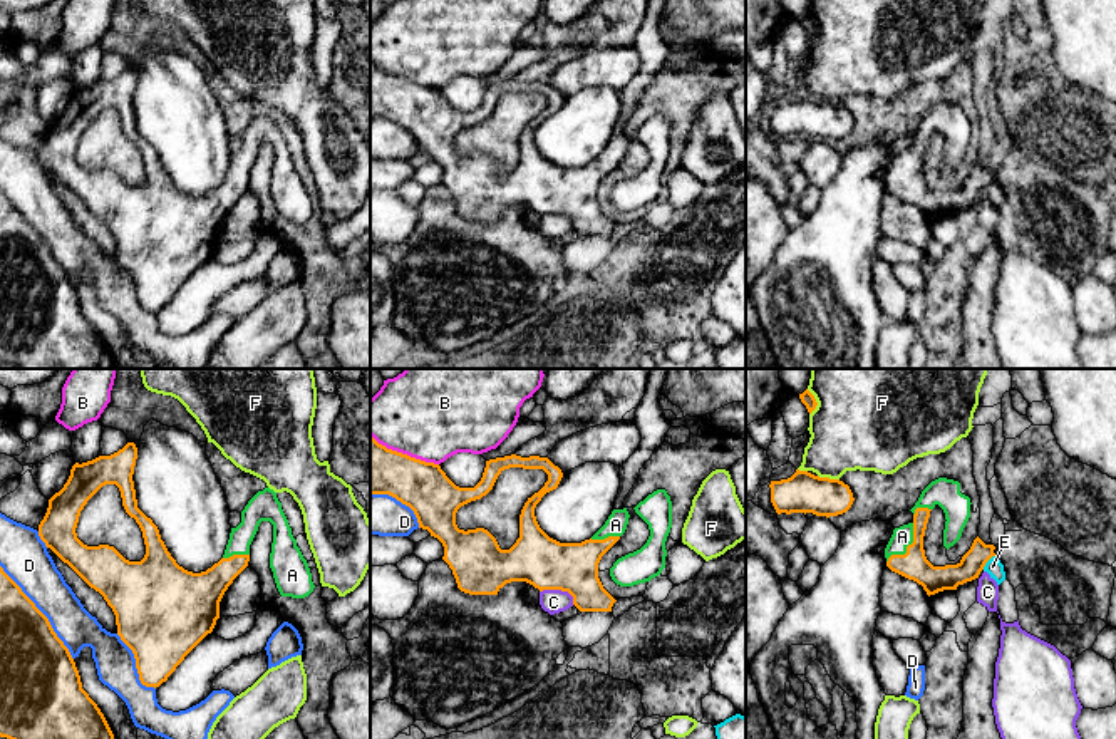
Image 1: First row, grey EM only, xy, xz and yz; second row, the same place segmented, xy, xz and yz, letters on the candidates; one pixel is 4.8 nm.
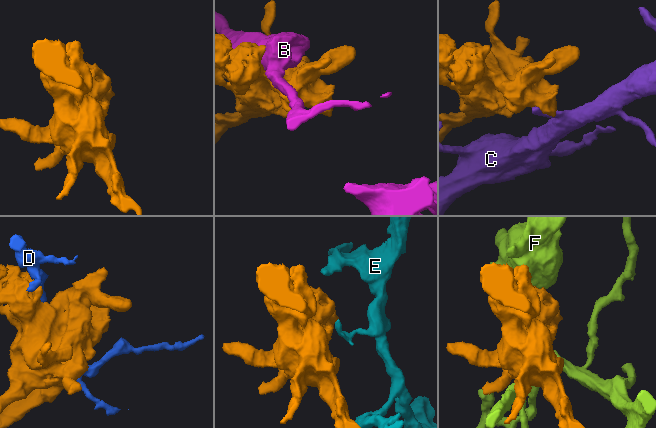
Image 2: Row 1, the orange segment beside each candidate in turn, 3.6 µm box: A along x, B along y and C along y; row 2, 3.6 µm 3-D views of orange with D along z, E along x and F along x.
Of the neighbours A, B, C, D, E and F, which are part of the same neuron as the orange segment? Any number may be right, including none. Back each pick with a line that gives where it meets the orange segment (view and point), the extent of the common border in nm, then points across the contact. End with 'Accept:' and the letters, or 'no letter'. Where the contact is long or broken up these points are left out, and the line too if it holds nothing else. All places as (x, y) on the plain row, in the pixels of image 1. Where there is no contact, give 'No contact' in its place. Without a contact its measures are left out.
A: Touches orange at yz (907, 173). Shared border 240 nm. Path across: yz (914, 190), (907, 183), (907, 173), (902, 161)
Accept: A

